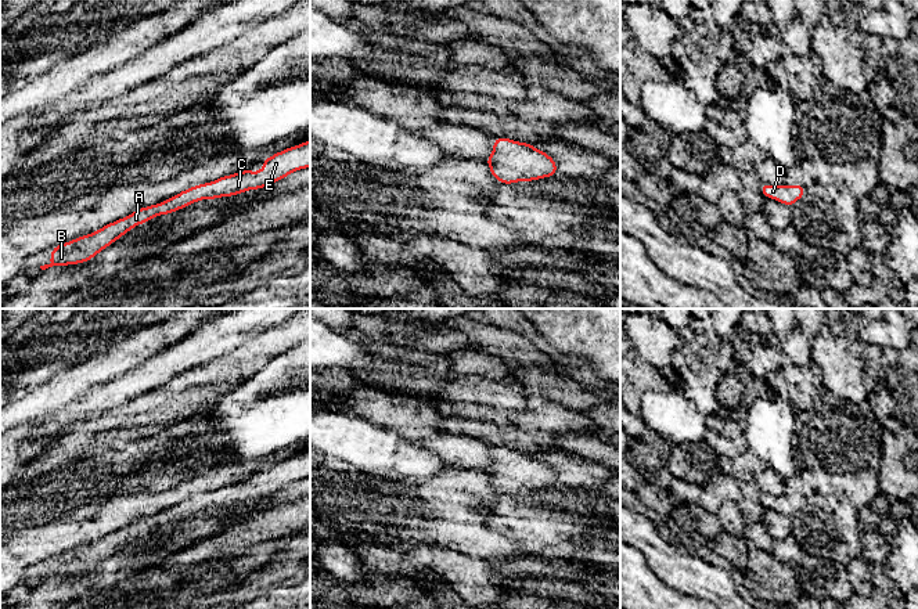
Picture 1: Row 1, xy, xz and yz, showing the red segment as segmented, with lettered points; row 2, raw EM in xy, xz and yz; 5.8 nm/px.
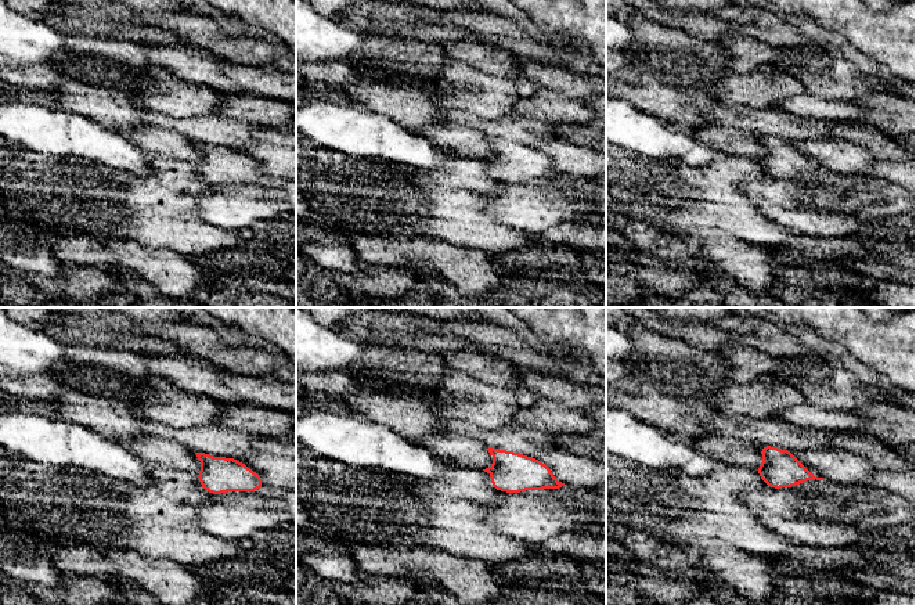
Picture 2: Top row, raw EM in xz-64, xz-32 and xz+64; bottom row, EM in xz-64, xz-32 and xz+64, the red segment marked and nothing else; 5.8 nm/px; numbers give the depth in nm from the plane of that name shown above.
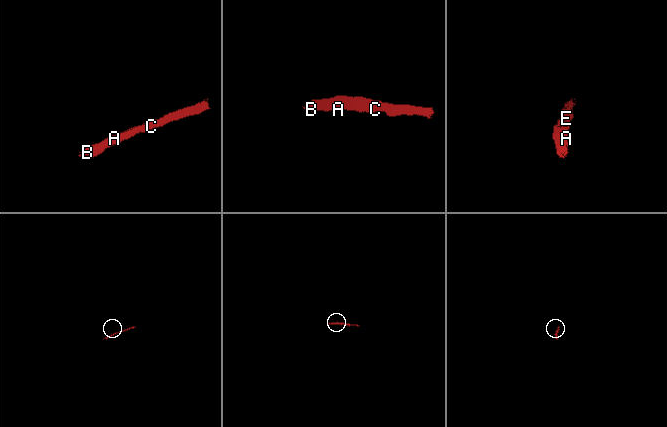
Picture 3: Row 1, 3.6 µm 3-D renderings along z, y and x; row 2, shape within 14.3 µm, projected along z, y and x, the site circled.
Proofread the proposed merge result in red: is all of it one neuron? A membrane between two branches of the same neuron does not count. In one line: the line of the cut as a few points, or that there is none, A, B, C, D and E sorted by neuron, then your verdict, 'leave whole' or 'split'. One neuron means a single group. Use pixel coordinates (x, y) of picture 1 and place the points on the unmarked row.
no cut | A B C D E | leave whole

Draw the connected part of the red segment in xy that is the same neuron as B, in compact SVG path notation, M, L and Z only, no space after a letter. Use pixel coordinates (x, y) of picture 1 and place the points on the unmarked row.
M310 450L263 469L263 479L260 482L245 479L210 493L194 496L161 513L137 519L132 525L108 533L91 544L54 556L50 563L51 573L40 576L40 579L46 580L53 576L69 576L89 572L133 537L156 526L173 523L177 519L184 519L201 509L233 507L248 500L269 497L291 483L306 478L310 478Z

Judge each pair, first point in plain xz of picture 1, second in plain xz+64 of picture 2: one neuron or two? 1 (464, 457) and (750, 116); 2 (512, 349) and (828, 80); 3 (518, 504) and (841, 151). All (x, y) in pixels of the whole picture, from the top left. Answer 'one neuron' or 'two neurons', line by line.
1: two neurons
2: two neurons
3: two neurons

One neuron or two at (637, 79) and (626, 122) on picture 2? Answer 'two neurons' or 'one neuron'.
two neurons

